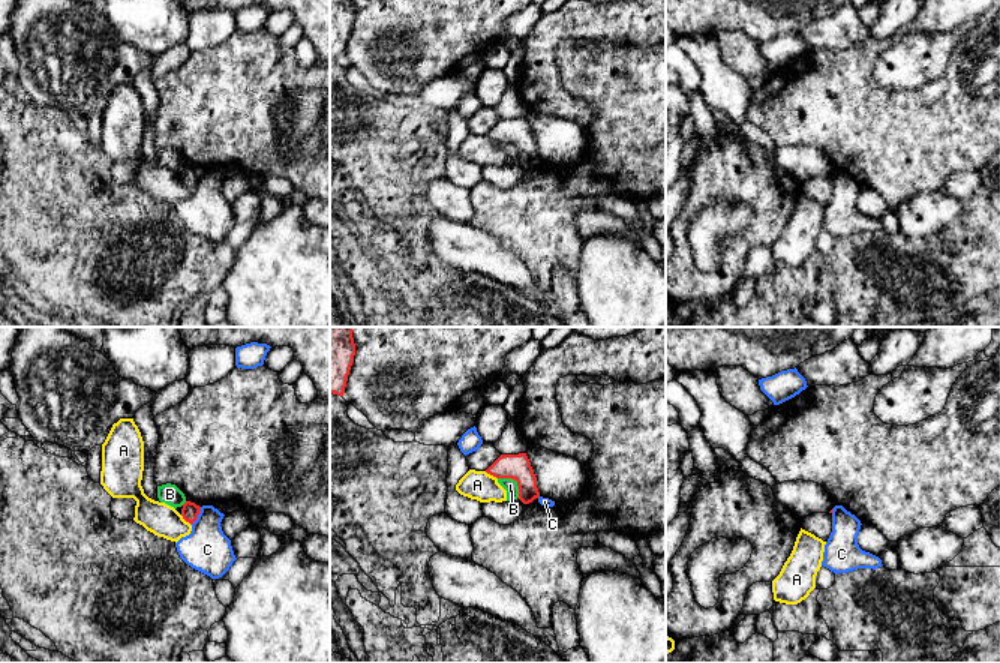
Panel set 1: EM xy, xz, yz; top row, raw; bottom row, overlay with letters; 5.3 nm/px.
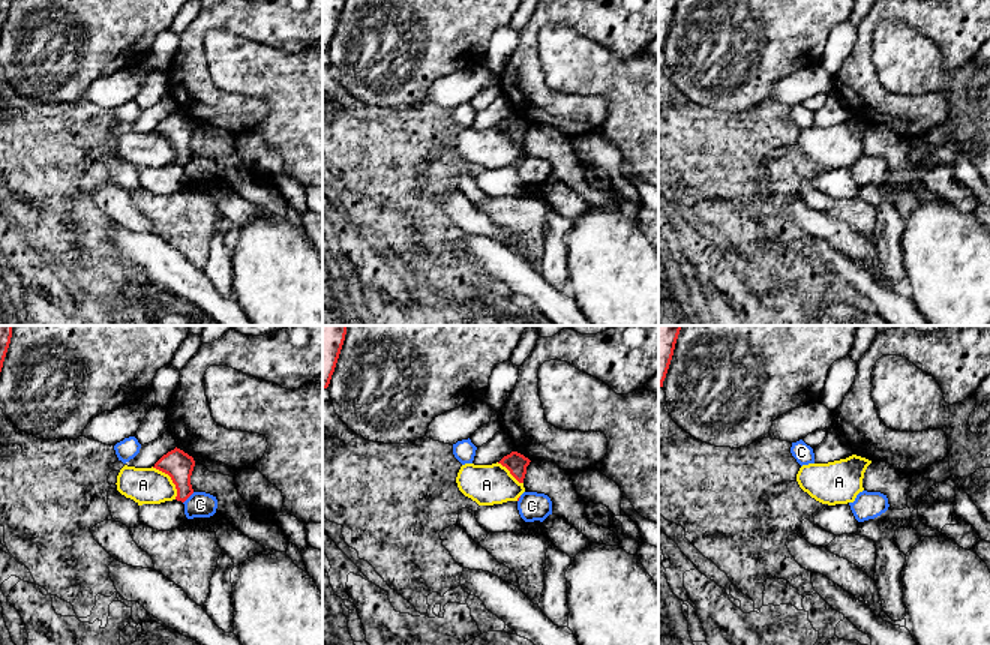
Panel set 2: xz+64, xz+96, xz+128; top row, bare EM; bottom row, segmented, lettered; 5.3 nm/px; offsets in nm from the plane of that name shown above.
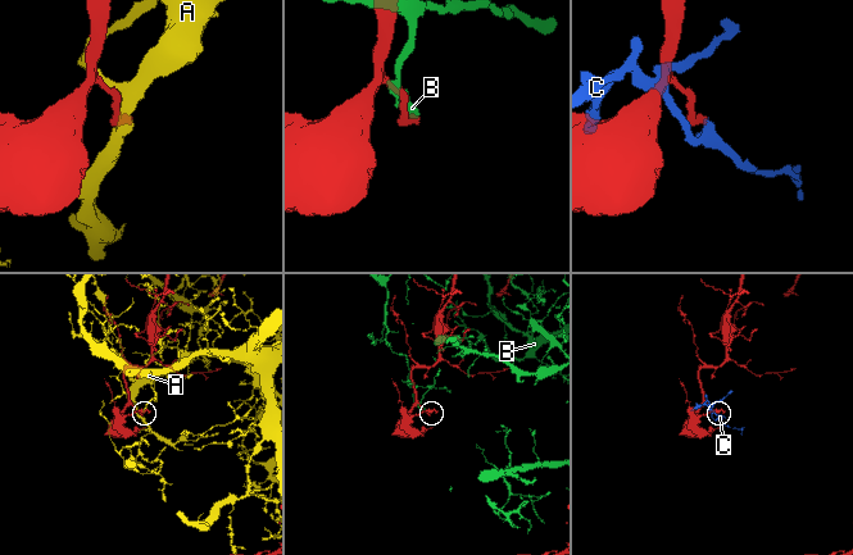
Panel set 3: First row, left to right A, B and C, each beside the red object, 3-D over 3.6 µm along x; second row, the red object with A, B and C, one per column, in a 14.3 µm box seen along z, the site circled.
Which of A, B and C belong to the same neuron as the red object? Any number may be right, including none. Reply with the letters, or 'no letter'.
no letter

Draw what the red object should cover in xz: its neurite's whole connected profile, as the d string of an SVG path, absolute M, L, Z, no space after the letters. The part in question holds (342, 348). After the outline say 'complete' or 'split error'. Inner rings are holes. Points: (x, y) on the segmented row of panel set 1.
M330 327L330 393L343 396L354 356L352 327Z; complete

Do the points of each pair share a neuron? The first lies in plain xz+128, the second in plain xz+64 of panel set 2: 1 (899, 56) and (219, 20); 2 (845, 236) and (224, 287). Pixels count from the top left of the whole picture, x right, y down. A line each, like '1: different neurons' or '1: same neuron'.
1: different neurons
2: different neurons

